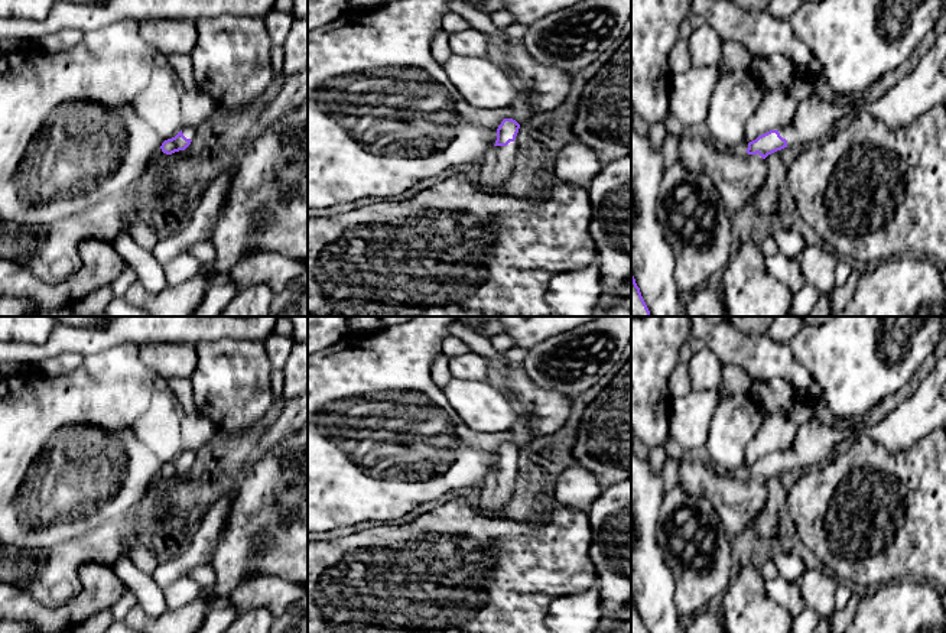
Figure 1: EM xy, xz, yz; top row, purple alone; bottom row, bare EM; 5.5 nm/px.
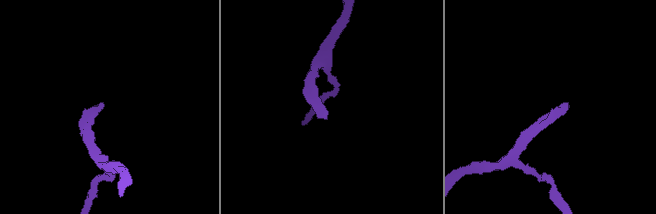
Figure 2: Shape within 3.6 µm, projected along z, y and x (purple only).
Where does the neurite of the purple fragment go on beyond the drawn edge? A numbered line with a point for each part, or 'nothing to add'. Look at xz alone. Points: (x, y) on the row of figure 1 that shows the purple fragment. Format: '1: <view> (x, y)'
1: xz (496, 169)

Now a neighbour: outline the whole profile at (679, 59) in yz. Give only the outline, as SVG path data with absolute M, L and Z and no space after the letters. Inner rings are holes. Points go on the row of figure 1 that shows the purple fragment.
M680 39L673 45L669 53L670 75L687 72L692 68L692 59L689 55L689 43L686 39Z

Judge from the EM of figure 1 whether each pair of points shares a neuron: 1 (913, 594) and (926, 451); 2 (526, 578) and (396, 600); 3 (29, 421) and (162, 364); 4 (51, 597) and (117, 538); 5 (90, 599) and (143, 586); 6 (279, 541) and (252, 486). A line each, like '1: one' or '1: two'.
1: two
2: one
3: two
4: one
5: two
6: one

